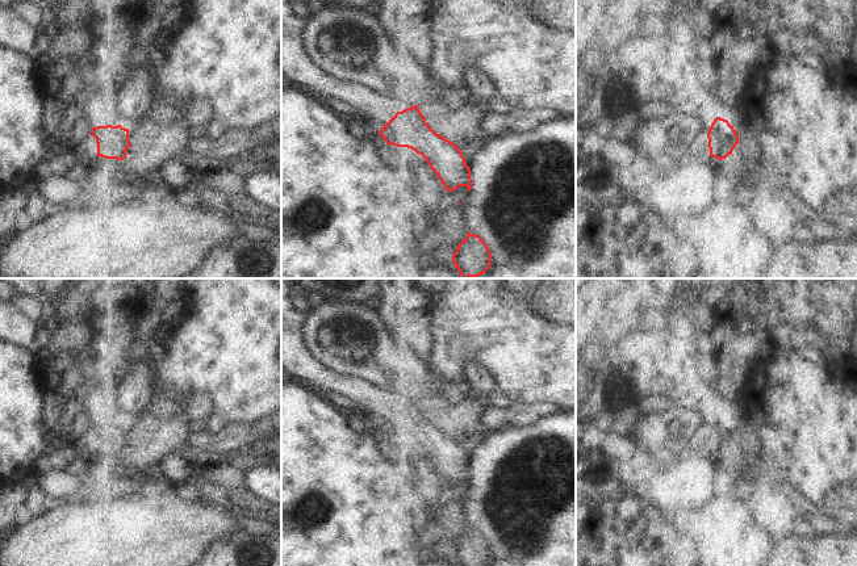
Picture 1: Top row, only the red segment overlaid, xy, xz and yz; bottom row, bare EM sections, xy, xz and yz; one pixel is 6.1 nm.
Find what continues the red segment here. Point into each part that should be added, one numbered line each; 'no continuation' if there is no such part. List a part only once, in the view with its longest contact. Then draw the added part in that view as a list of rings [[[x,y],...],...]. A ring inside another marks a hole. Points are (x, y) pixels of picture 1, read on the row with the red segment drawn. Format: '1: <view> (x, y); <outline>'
1: xz (296, 66); [[[281,0],[281,77],[312,93],[335,97],[351,105],[364,120],[364,129],[379,133],[394,117],[396,108],[377,91],[356,83],[338,83],[318,70],[302,43],[305,24],[305,20],[292,13],[289,0]]]

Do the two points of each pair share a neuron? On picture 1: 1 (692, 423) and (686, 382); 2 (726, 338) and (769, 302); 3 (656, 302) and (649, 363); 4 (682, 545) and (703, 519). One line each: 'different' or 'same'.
1: different
2: same
3: different
4: different

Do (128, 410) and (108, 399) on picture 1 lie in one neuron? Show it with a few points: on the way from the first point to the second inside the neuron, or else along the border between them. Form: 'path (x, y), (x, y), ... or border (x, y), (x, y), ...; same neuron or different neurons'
border (117, 390), (109, 409), (90, 414); different neurons

